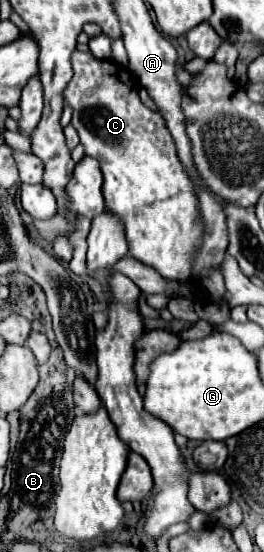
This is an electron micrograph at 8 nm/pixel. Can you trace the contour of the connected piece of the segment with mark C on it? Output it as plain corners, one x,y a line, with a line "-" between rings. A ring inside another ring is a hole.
75,50
72,53
71,63
75,74
69,86
65,88
65,104
73,108
71,124
79,132
81,144
85,146
85,154
101,162
105,206
113,214
119,214
119,218
125,222
129,256
137,258
139,262
145,262
161,276
165,276
165,280
175,280
181,284
187,284
187,282
197,284
209,278
211,272
203,272
199,278
193,276
193,256
203,244
201,208
199,208
195,188
177,156
175,142
165,126
163,116
141,104
137,94
139,86
135,84
137,80
133,76
129,76
127,80
127,68
115,64
113,60
99,60
93,54
87,54
81,50

